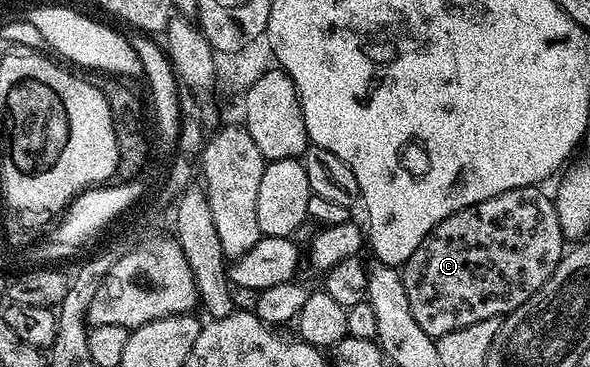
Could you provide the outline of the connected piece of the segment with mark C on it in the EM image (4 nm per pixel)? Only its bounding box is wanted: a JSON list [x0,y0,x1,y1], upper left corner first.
[402,185,564,341]

